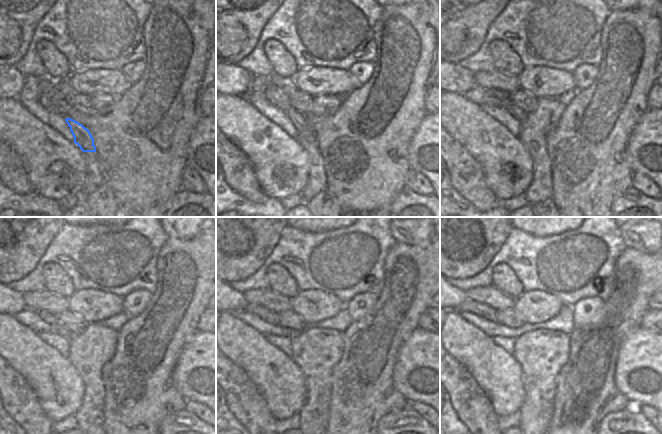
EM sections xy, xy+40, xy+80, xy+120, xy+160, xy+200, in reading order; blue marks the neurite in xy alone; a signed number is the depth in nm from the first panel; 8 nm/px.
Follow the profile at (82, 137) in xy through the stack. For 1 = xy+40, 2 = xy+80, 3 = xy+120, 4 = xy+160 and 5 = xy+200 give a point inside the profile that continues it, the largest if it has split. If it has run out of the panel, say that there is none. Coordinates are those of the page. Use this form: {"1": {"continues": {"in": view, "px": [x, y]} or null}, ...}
{"1": {"continues": {"in": "xy+40", "px": [300, 121]}}, "2": {"continues": {"in": "xy+80", "px": [507, 104]}}, "3": {"continues": {"in": "xy+120", "px": [48, 317]}}, "4": {"continues": {"in": "xy+160", "px": [265, 314]}}, "5": {"continues": {"in": "xy+200", "px": [483, 310]}}}

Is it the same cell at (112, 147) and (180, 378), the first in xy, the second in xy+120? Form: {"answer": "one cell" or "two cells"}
{"answer": "two cells"}

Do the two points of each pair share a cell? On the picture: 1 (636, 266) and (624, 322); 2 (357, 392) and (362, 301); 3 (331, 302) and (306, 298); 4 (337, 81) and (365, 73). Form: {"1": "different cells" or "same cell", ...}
{"1": "same cell", "2": "different cells", "3": "same cell", "4": "different cells"}

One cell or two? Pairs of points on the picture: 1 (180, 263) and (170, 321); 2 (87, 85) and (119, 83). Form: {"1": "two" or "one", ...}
{"1": "one", "2": "one"}

